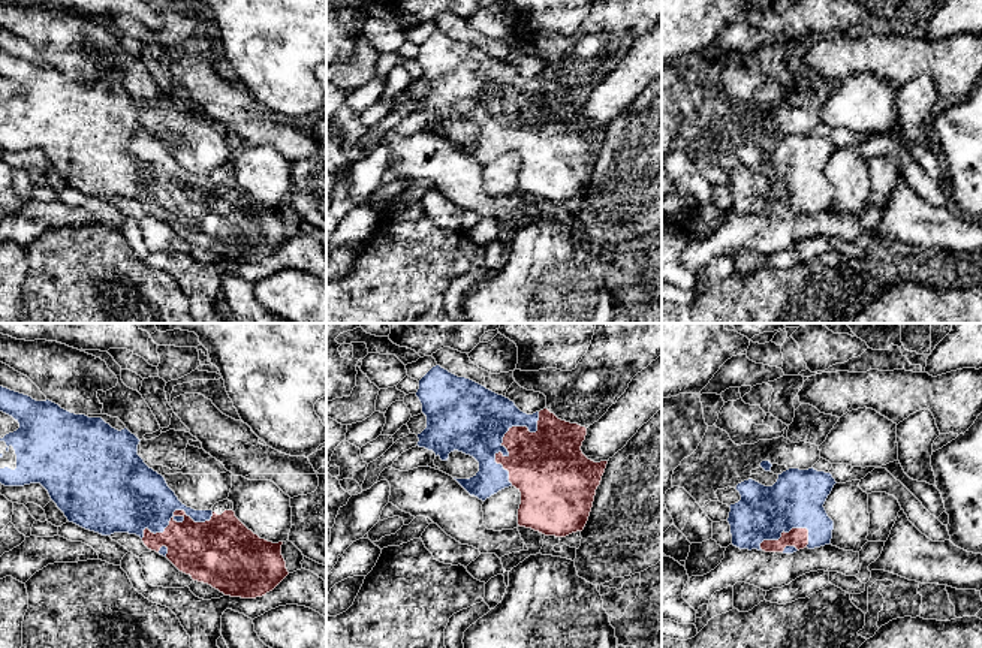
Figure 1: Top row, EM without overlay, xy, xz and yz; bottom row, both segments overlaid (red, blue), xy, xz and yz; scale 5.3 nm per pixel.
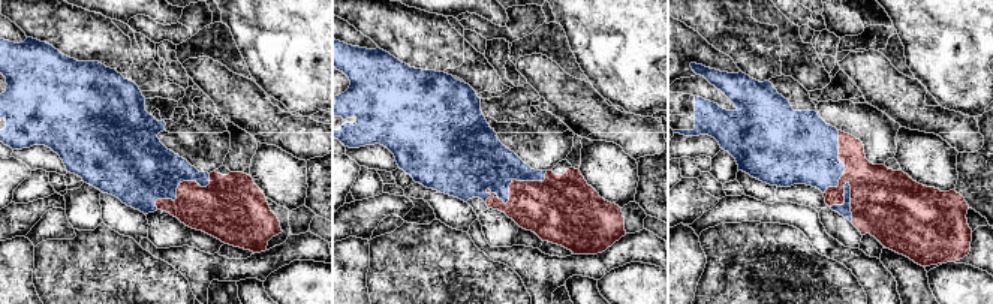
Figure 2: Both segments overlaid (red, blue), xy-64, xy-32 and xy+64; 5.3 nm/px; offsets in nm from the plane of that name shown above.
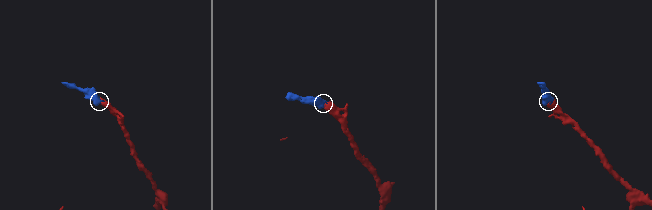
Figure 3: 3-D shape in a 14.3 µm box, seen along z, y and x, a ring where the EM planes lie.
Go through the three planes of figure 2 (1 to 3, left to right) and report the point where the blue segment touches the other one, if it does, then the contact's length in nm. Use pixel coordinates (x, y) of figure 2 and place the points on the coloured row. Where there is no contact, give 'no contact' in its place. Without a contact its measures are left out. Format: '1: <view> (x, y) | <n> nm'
1: xy-64 (178, 186) | 340 nm
2: xy-32 (511, 183) | 380 nm
3: xy+64 (851, 202) | 220 nm

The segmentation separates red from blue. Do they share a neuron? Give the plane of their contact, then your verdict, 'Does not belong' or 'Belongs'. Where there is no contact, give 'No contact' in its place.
Touches red in xz. Belongs

